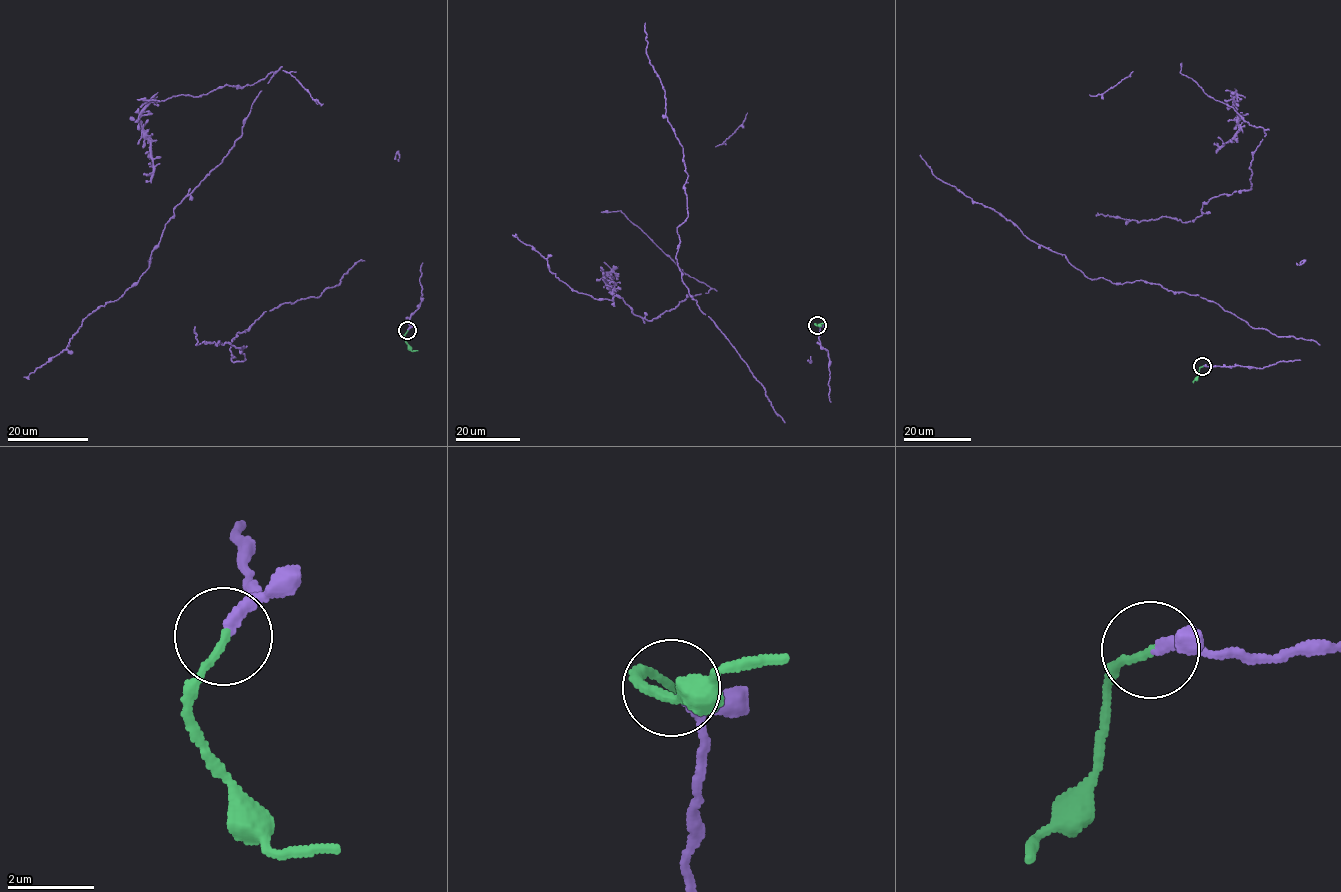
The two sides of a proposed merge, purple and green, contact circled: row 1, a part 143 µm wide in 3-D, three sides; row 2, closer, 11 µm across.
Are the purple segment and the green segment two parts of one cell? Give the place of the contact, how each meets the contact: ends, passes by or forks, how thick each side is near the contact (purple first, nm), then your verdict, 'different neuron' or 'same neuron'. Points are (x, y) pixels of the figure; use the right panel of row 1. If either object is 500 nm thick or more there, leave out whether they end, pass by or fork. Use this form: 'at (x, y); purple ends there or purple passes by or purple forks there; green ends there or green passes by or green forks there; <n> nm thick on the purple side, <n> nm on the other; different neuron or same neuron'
at (1202, 366); purple ends there; green ends there; 240 nm thick on the purple side, 170 nm on the other; same neuron

